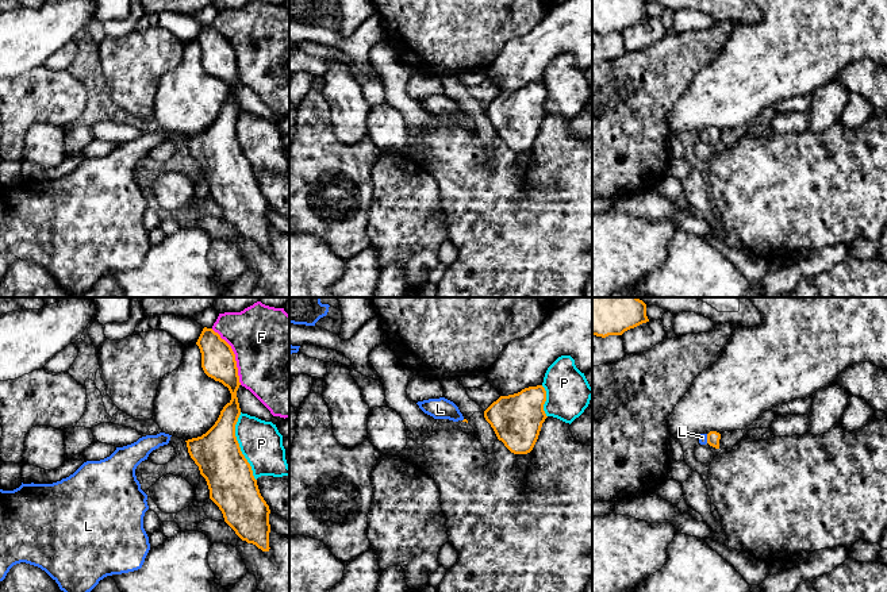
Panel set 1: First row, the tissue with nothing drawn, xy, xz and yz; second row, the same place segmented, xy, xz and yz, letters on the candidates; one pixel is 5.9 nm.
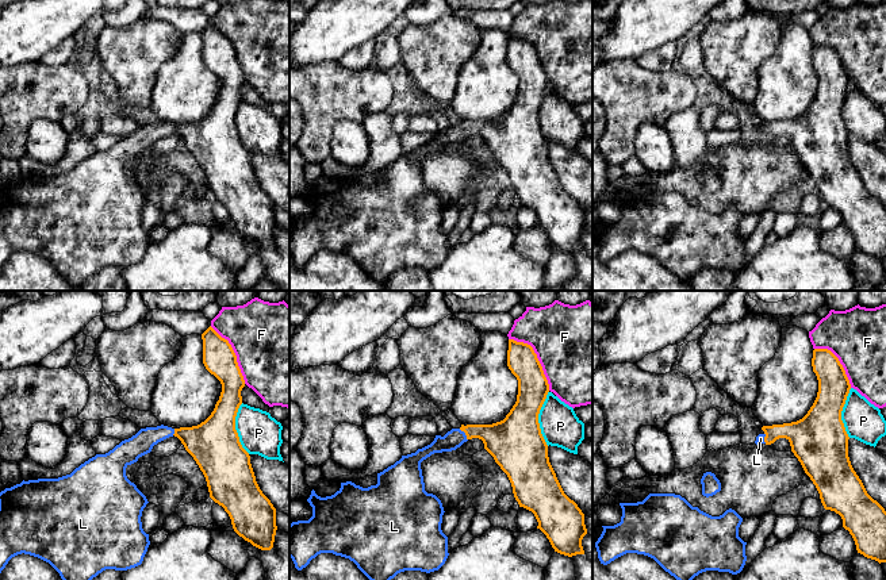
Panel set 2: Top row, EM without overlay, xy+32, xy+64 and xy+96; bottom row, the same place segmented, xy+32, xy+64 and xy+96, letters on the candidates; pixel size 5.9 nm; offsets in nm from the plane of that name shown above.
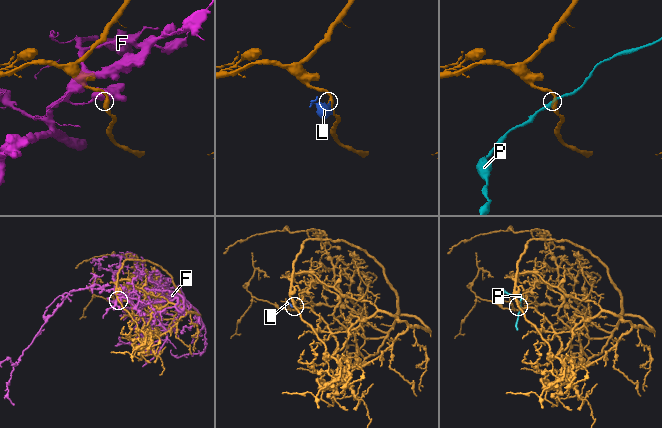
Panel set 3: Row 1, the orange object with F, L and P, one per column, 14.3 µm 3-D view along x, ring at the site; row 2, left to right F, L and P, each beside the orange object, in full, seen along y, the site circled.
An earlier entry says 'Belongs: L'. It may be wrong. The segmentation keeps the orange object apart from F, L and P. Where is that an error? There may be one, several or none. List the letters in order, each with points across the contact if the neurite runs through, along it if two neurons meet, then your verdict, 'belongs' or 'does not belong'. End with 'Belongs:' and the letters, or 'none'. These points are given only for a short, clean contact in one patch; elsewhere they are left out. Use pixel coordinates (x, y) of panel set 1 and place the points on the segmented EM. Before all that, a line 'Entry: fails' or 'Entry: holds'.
Entry: holds
F: does not belong
L: way yz (713, 437), (707, 438), (702, 437); belongs
P: does not belong
Belongs: L

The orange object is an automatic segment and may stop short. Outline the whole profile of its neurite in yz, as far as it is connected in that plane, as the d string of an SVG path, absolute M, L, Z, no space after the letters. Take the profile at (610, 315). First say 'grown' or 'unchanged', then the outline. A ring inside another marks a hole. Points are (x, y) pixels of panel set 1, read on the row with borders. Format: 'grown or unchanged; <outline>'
unchanged; M592 297L592 335L622 335L646 322L646 304L638 297Z

